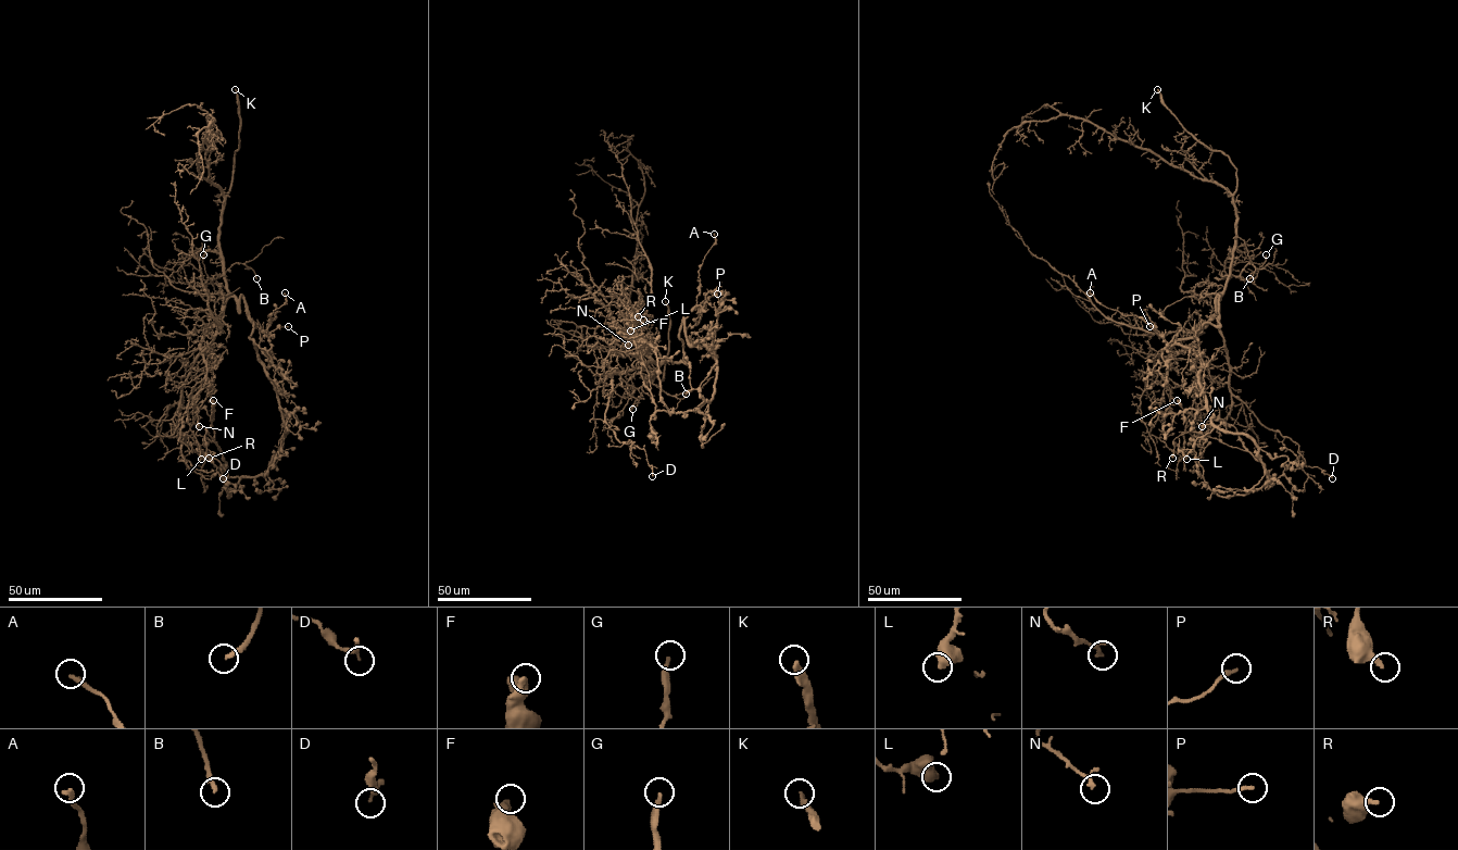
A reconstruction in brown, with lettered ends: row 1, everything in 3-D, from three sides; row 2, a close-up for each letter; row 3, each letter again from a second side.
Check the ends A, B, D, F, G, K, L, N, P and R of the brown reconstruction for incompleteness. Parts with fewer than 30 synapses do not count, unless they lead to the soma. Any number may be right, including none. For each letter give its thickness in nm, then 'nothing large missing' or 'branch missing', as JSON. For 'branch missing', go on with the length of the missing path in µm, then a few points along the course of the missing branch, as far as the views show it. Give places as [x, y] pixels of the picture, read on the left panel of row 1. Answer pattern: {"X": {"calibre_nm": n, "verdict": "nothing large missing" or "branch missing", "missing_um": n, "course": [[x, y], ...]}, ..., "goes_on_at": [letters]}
{"A": {"calibre_nm": 280, "verdict": "nothing large missing"}, "B": {"calibre_nm": 200, "verdict": "branch missing", "missing_um": 50, "course": [[256, 278], [268, 285], [276, 284], [271, 288], [276, 296], [267, 313]]}, "D": {"calibre_nm": 190, "verdict": "nothing large missing"}, "F": {"calibre_nm": 400, "verdict": "nothing large missing"}, "G": {"calibre_nm": 240, "verdict": "nothing large missing"}, "K": {"calibre_nm": 360, "verdict": "branch missing", "missing_um": 15}, "L": {"calibre_nm": 550, "verdict": "nothing large missing"}, "N": {"calibre_nm": 150, "verdict": "nothing large missing"}, "P": {"calibre_nm": 200, "verdict": "nothing large missing"}, "R": {"calibre_nm": 280, "verdict": "nothing large missing"}, "goes_on_at": ["B", "K"]}

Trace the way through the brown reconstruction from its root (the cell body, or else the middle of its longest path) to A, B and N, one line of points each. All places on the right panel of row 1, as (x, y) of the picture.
A: (1221, 292), (1215, 298), (1219, 325), (1205, 323), (1163, 350), (1167, 341), (1142, 319), (1090, 292)
B: (1221, 292), (1228, 277), (1239, 276), (1251, 263), (1255, 271), (1249, 278)
N: (1221, 292), (1218, 310), (1192, 345), (1196, 377), (1192, 413), (1202, 426)

